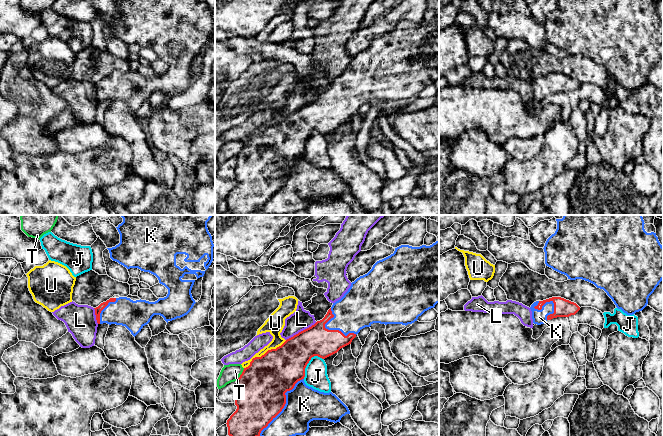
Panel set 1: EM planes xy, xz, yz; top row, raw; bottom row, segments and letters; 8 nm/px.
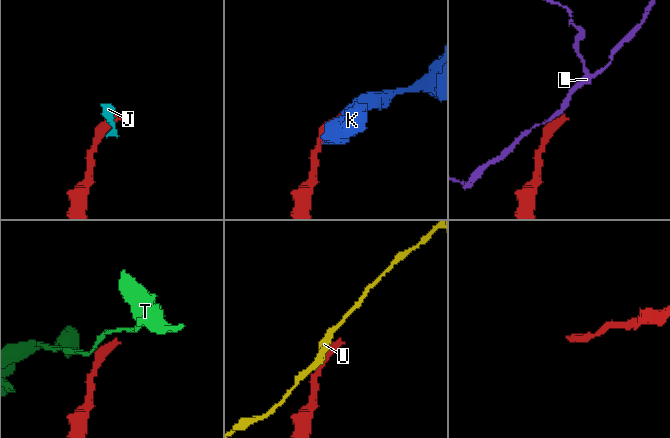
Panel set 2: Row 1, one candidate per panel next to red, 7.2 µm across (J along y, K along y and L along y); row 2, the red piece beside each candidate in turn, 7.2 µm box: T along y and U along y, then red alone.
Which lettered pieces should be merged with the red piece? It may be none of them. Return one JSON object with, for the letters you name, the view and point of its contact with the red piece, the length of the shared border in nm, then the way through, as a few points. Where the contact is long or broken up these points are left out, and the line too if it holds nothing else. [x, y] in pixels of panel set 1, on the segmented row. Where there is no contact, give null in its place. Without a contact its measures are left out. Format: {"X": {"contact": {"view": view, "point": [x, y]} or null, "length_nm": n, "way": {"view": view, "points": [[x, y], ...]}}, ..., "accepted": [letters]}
{"K": {"contact": {"view": "xz", "point": [284, 405]}, "length_nm": 600}, "accepted": ["K"]}

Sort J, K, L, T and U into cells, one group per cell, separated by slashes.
J / K / L / T / U

